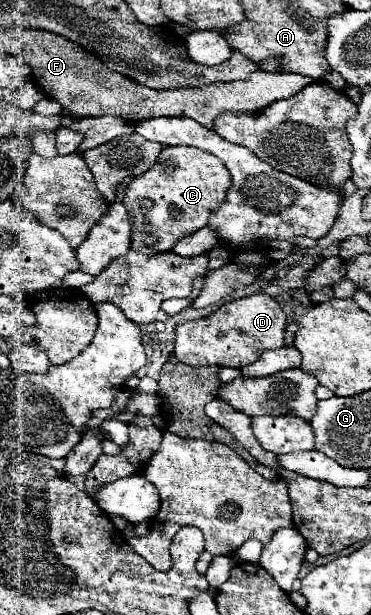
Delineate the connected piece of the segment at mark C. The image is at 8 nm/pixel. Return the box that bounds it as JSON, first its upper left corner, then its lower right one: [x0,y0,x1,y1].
[123,146,231,256]

